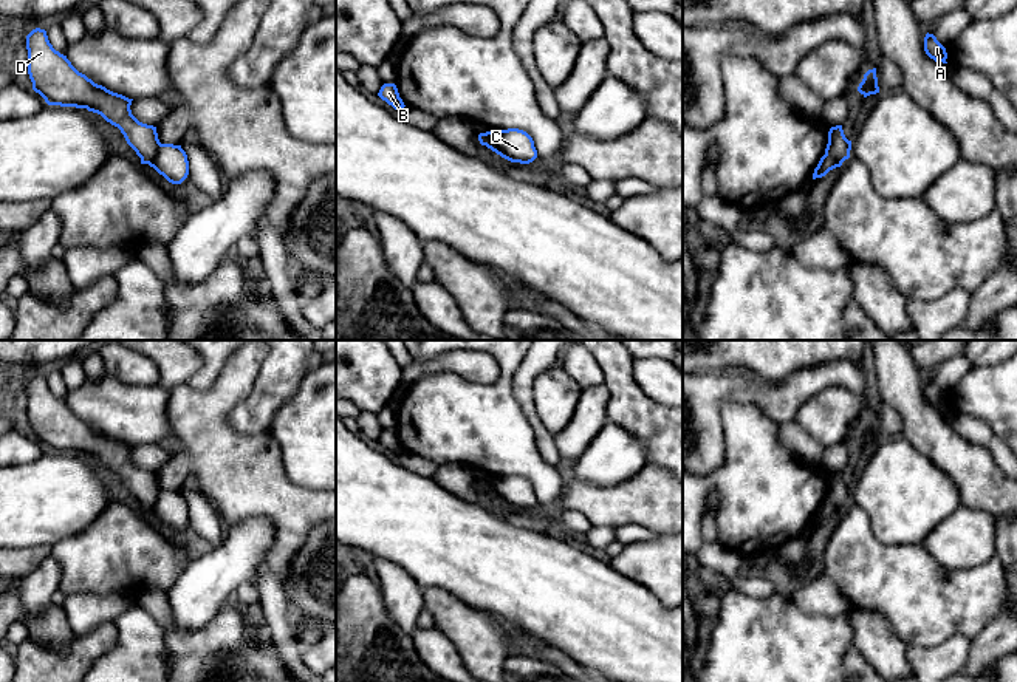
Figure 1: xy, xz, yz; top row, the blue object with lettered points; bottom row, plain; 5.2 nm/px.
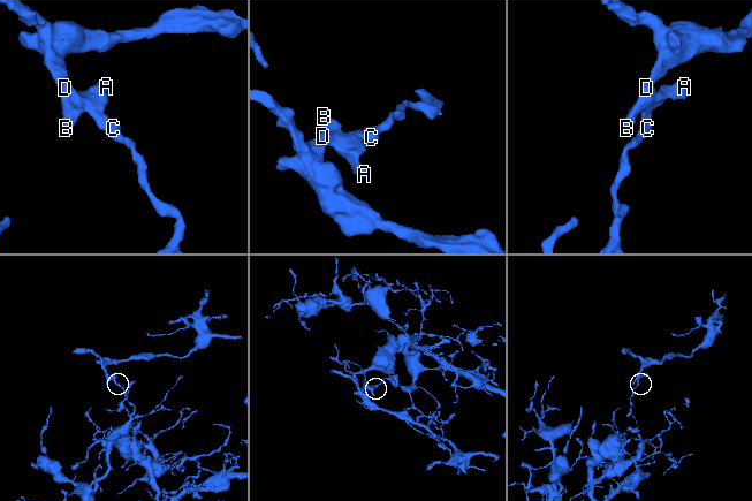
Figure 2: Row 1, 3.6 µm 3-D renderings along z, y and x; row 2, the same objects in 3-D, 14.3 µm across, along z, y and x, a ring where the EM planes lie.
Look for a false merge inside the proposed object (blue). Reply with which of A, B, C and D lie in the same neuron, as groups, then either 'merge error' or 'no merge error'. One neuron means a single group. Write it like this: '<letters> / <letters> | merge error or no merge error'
A B D / C | merge error

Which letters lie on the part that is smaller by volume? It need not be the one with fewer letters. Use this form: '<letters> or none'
A, B, D

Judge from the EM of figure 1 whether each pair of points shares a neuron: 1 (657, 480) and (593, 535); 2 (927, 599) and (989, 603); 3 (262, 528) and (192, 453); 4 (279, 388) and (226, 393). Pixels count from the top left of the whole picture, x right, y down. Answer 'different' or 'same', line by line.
1: different
2: same
3: different
4: different

